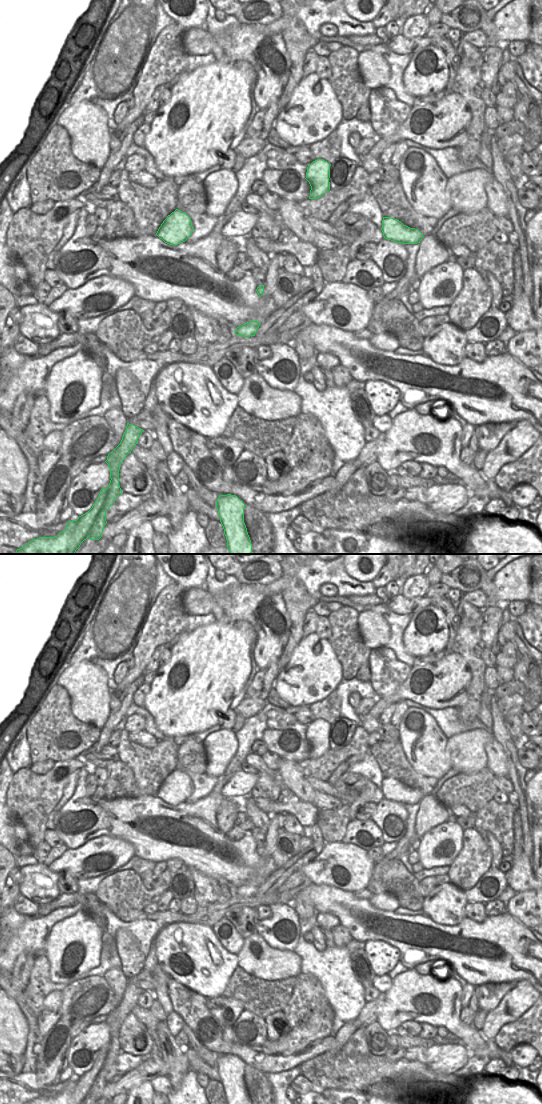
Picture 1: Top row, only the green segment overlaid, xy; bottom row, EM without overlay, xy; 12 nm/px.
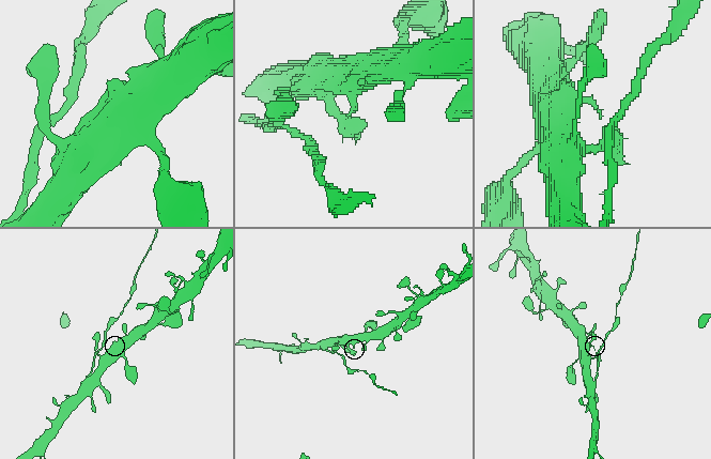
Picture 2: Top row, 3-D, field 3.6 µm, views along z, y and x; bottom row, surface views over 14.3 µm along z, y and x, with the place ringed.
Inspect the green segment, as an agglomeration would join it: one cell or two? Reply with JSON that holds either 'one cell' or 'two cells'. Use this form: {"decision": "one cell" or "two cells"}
{"decision": "two cells"}

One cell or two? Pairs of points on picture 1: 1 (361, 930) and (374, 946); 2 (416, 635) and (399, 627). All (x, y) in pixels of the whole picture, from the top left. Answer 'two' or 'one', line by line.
1: two
2: two

